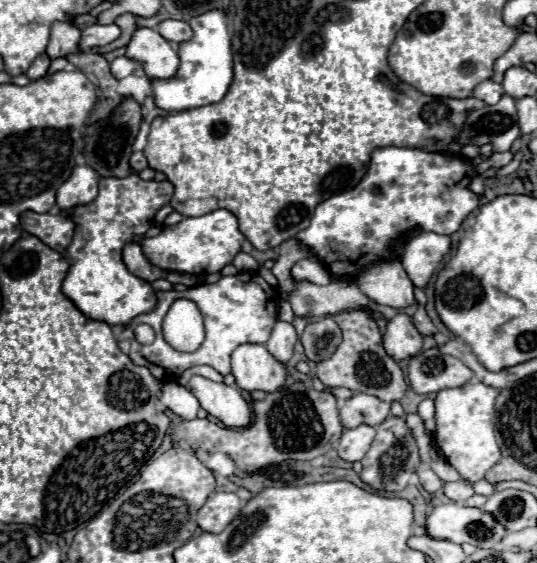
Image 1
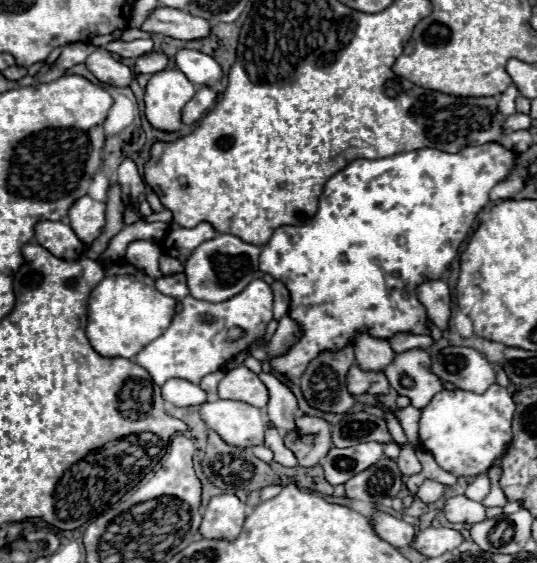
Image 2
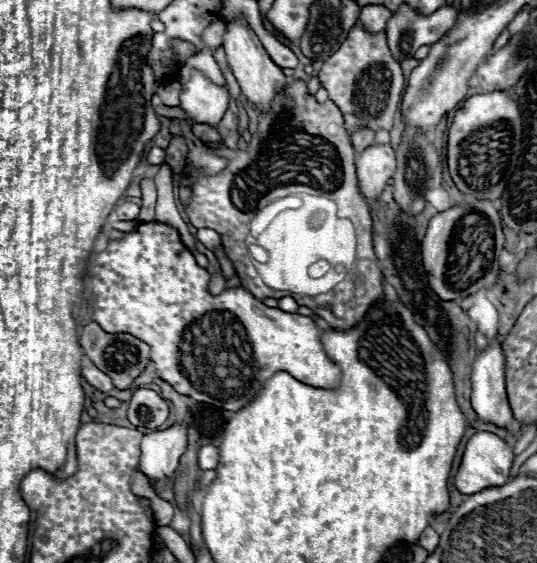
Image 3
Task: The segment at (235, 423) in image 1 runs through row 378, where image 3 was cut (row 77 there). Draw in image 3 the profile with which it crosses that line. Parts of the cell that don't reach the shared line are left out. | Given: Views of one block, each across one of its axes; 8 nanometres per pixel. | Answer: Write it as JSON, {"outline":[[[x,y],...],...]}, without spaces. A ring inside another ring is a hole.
{"outline":[[[192,70],[190,80],[180,94],[180,108],[198,124],[216,126],[228,110],[230,94],[224,86],[214,84],[200,70]]]}

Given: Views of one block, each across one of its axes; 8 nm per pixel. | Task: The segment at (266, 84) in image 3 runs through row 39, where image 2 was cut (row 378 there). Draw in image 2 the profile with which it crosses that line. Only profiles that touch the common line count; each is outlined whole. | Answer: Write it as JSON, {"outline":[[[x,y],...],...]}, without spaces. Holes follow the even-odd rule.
{"outline":[[[238,366],[224,374],[222,382],[218,384],[218,398],[242,400],[250,406],[264,408],[268,402],[268,390],[254,372],[244,366]]]}

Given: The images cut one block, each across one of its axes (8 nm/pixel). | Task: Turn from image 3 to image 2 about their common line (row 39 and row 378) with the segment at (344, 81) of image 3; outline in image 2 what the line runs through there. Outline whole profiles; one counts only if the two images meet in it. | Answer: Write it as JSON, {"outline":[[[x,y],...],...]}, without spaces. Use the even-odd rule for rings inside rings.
{"outline":[[[356,364],[350,368],[346,376],[346,384],[354,396],[360,396],[360,394],[380,396],[380,394],[388,394],[390,390],[390,384],[382,372],[364,372],[356,368]]]}

